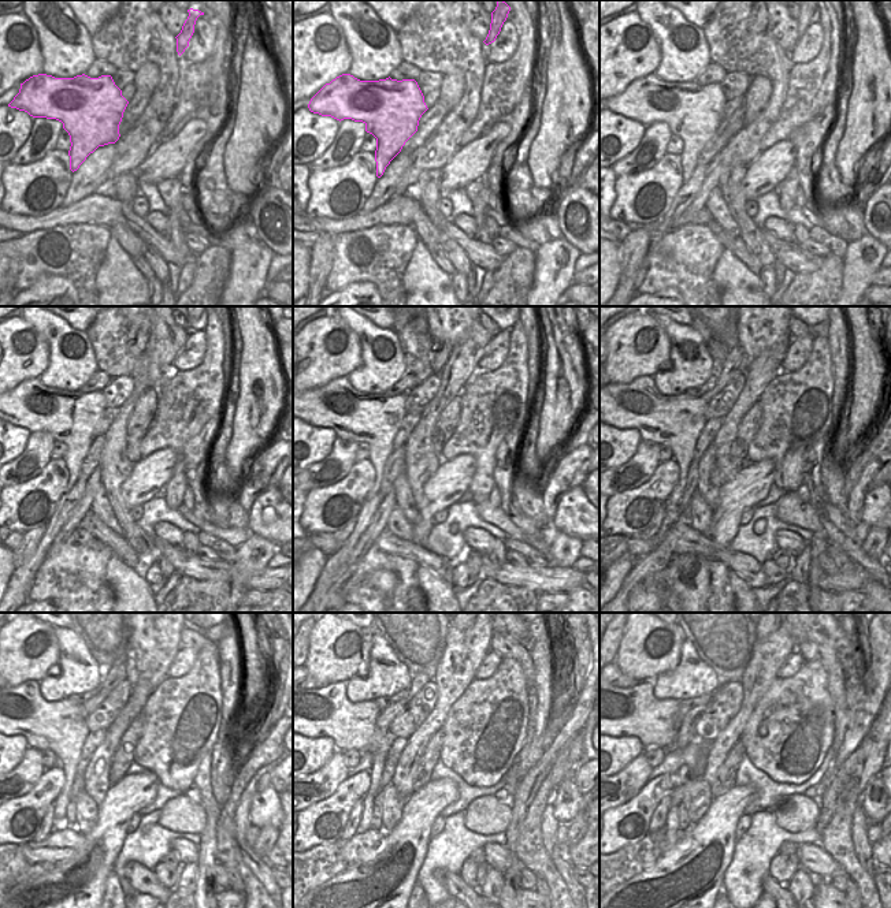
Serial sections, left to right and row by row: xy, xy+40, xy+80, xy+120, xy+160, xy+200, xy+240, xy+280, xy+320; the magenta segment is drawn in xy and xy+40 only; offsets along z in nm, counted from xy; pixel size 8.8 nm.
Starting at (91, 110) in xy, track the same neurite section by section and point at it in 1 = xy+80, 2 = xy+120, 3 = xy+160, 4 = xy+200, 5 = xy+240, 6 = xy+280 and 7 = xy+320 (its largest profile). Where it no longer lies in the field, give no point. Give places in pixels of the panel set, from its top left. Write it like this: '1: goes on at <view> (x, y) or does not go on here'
1: goes on at xy+80 (694, 112)
2: goes on at xy+120 (71, 417)
3: goes on at xy+160 (371, 417)
4: goes on at xy+200 (676, 421)
5: goes on at xy+240 (60, 726)
6: goes on at xy+280 (326, 711)
7: goes on at xy+320 (634, 711)

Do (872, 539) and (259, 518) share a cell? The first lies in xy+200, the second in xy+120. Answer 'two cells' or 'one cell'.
two cells

